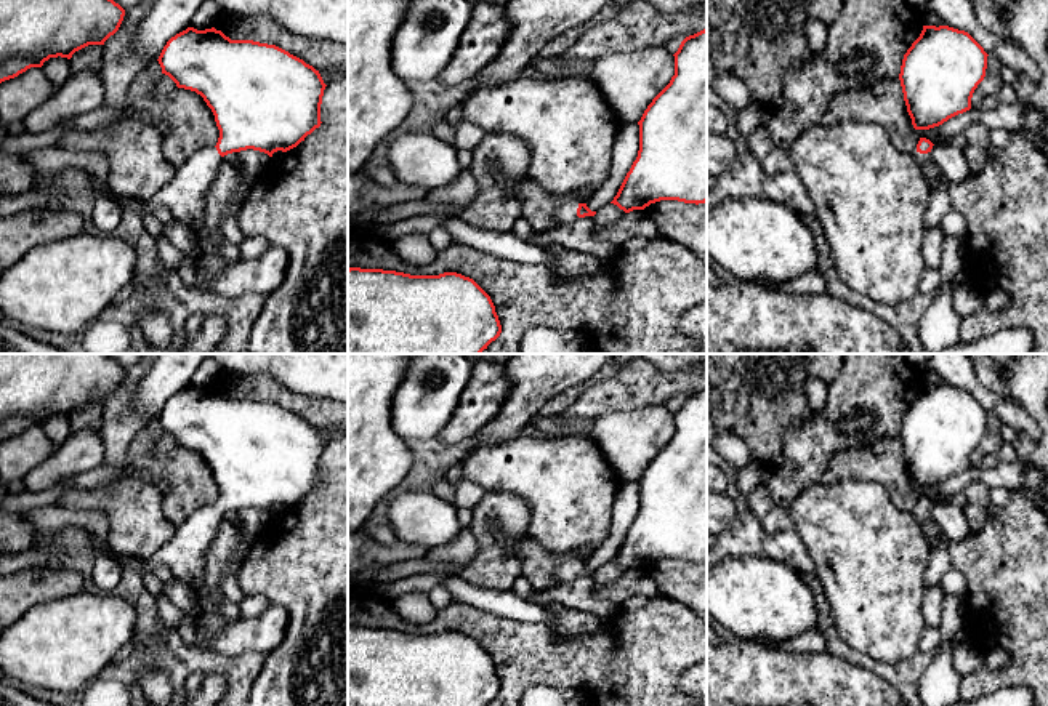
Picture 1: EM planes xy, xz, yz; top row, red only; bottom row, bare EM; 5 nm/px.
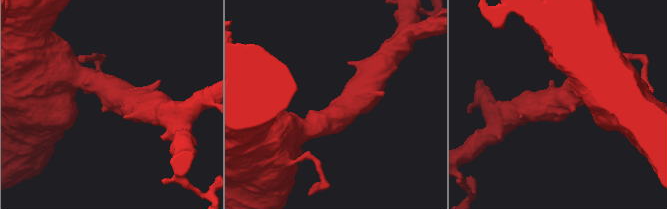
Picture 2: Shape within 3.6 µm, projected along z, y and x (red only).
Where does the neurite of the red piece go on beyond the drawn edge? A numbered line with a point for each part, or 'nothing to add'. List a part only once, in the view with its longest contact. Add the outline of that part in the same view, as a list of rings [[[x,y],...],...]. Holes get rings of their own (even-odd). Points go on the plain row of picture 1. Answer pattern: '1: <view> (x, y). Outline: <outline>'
1: xz (566, 572). Outline: [[[561,562],[556,570],[556,580],[559,580],[561,583],[572,583],[577,580],[577,567],[578,562]]]

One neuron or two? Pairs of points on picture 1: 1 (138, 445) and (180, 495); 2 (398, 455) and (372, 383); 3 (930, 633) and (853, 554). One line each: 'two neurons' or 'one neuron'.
1: one neuron
2: one neuron
3: two neurons

